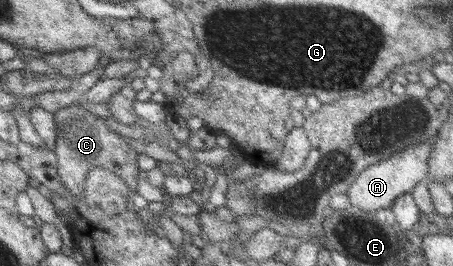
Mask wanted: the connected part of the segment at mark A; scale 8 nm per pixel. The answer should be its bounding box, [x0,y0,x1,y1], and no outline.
[347,143,433,215]

